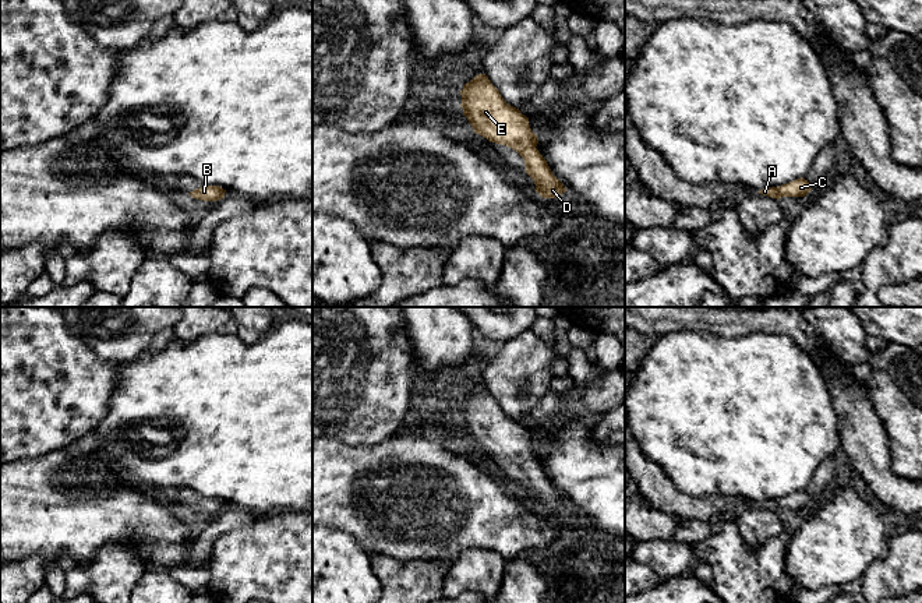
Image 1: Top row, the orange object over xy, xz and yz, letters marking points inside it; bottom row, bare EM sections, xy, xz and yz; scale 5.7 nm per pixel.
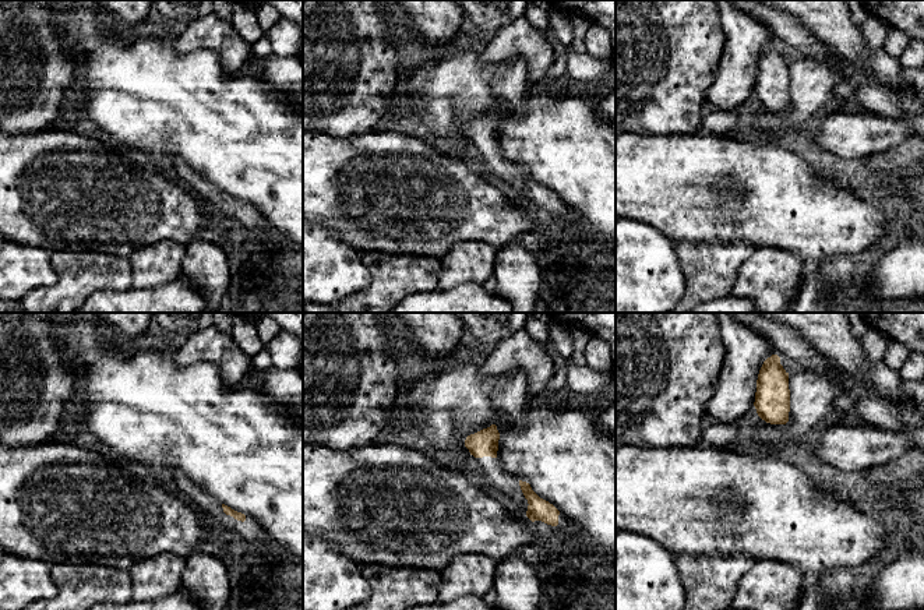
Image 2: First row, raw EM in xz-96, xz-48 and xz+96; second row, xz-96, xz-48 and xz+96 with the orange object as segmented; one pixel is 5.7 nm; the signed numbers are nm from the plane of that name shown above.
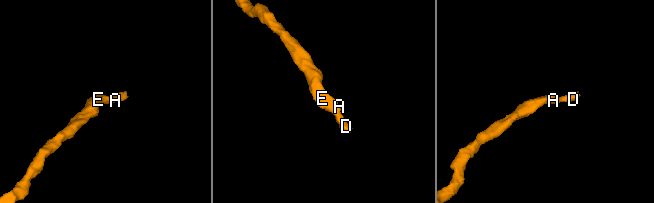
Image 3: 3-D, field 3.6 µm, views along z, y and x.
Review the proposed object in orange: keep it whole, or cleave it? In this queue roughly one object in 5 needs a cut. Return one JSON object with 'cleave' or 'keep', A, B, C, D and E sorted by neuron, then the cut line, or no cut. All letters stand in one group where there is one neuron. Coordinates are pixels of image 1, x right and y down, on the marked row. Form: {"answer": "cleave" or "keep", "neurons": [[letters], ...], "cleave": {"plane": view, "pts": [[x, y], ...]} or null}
{"answer": "keep", "neurons": [["A", "B", "C", "D", "E"]], "cleave": null}

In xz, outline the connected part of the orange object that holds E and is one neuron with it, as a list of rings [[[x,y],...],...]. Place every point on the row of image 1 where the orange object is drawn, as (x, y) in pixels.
[[[478,74],[464,84],[460,95],[463,116],[467,117],[474,133],[490,142],[515,149],[524,161],[526,173],[534,180],[534,190],[543,198],[559,200],[566,188],[536,148],[538,141],[530,128],[529,117],[508,105],[485,74]]]

